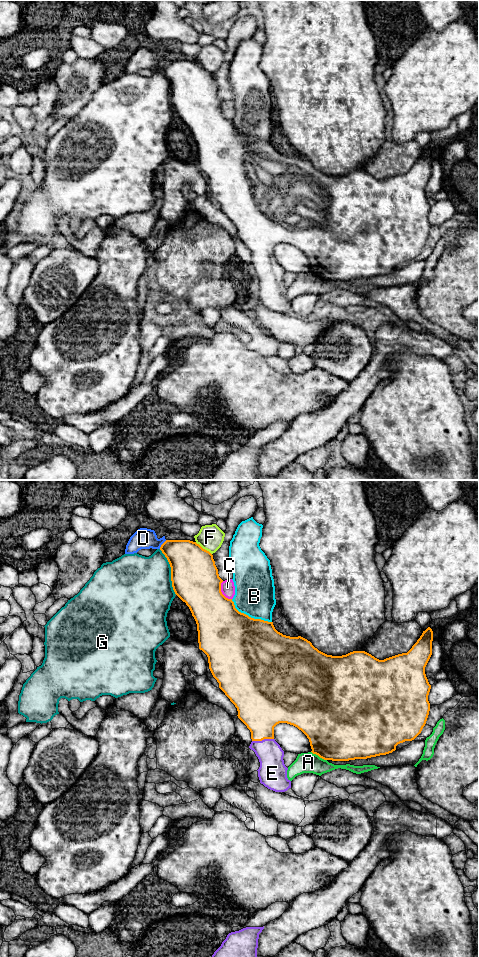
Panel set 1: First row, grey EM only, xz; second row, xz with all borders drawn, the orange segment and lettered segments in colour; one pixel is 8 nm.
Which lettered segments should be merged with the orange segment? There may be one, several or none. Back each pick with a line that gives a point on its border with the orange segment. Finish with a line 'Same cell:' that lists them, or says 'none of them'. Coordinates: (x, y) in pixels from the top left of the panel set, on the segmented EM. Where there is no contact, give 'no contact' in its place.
E: meets orange in xz at (262, 739)
Same cell: E

